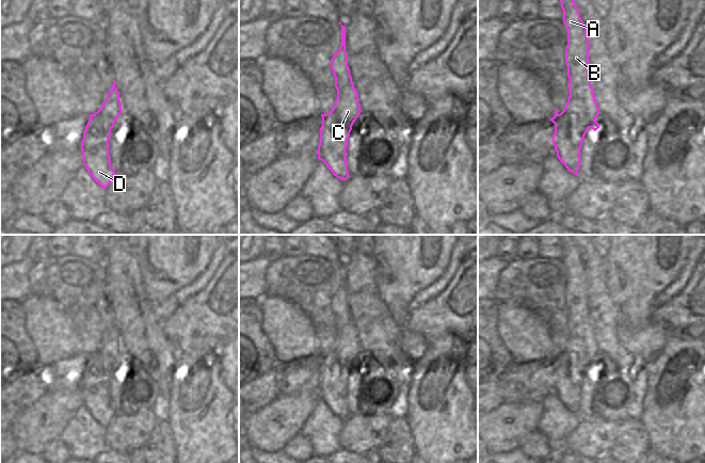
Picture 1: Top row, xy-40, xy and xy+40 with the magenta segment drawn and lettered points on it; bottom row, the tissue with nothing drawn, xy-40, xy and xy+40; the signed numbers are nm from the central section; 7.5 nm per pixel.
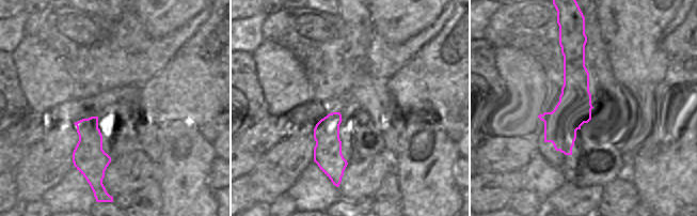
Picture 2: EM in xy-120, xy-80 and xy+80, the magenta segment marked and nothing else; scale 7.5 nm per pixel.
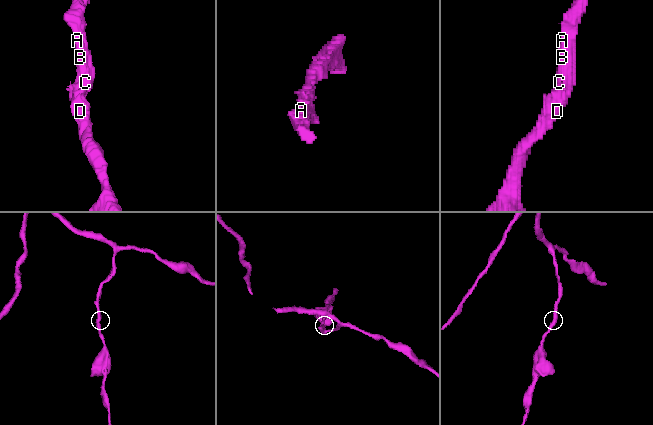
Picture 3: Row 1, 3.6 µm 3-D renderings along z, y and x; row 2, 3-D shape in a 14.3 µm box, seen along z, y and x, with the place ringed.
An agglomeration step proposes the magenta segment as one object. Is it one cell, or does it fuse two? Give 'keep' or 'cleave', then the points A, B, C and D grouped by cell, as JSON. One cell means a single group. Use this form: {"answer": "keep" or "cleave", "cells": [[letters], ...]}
{"answer": "keep", "cells": [["A", "B", "C", "D"]]}

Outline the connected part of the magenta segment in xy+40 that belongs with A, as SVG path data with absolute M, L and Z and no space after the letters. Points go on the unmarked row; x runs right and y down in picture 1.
M558 235L563 250L563 262L567 269L567 284L565 286L565 303L570 318L567 326L570 335L565 348L558 353L555 348L555 355L551 360L555 363L552 382L557 396L561 402L573 413L578 413L580 408L580 388L586 372L590 367L596 370L599 363L595 360L599 348L593 333L593 326L589 318L589 275L587 267L580 256L580 252L574 241L573 235Z

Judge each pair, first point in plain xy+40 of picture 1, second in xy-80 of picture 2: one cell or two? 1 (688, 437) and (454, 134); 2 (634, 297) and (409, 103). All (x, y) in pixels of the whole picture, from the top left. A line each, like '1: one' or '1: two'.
1: two
2: two

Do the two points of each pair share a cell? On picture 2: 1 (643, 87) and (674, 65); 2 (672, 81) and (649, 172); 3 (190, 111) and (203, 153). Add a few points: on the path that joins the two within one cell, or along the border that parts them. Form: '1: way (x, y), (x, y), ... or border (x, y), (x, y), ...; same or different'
1: border (660, 47), (661, 67), (664, 73); different
2: way (666, 104), (664, 150); same
3: border (171, 122), (193, 126), (210, 142); different

